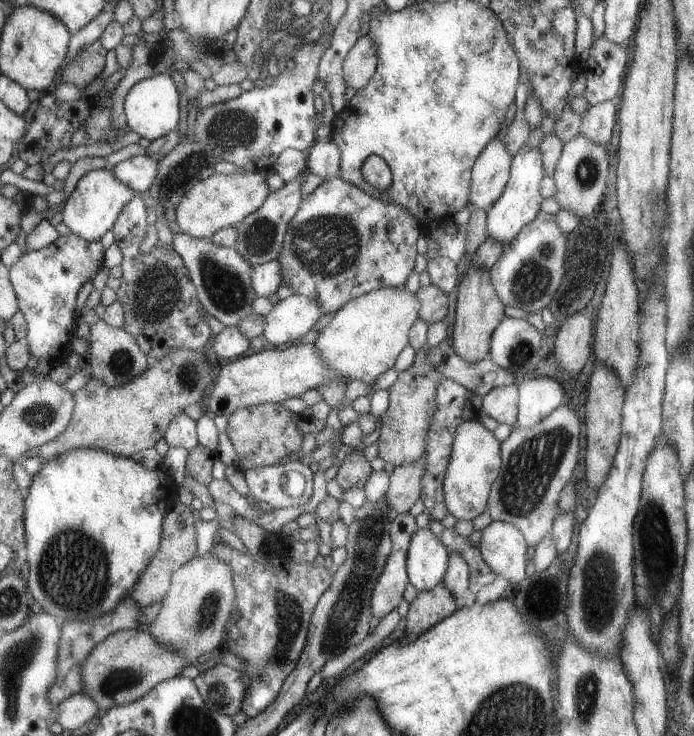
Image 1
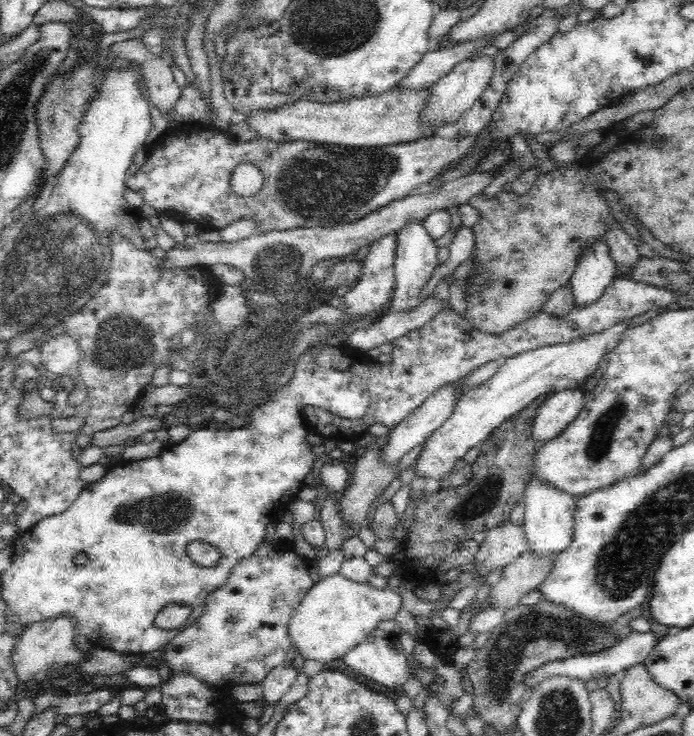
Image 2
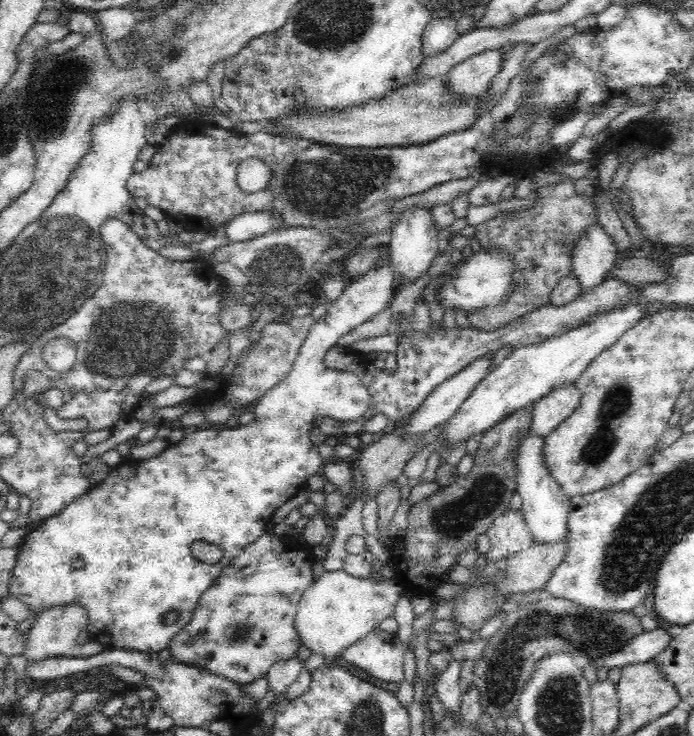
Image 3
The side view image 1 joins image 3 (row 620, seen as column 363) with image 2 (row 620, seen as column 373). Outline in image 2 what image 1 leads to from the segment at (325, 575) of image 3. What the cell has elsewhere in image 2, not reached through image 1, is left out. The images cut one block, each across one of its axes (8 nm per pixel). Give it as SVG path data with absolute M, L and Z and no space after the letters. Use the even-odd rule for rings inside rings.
M338 572L321 578L306 592L290 618L288 635L305 660L325 664L343 659L348 650L360 644L376 628L378 622L394 621L401 607L399 580L393 579L386 587L378 589L368 582L352 581Z

